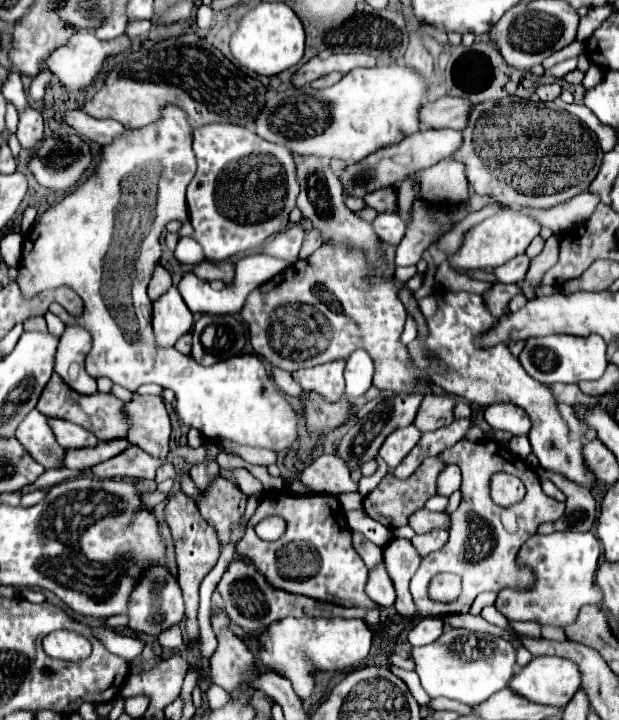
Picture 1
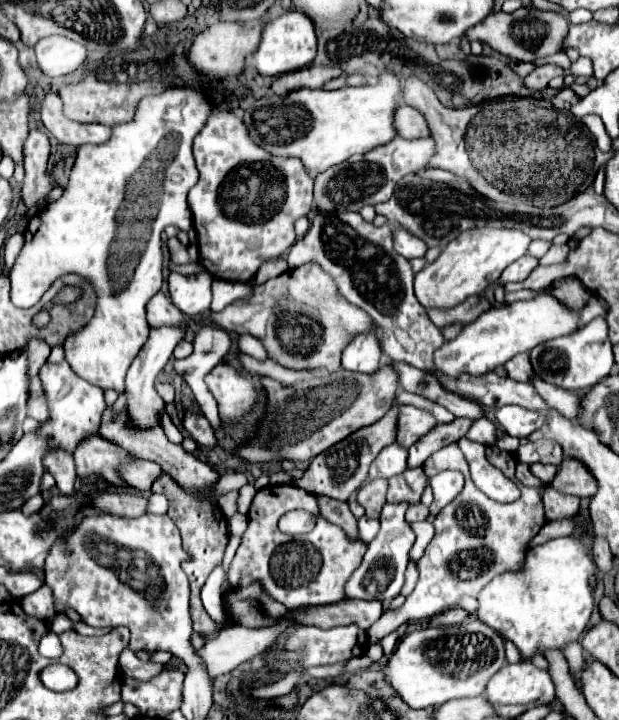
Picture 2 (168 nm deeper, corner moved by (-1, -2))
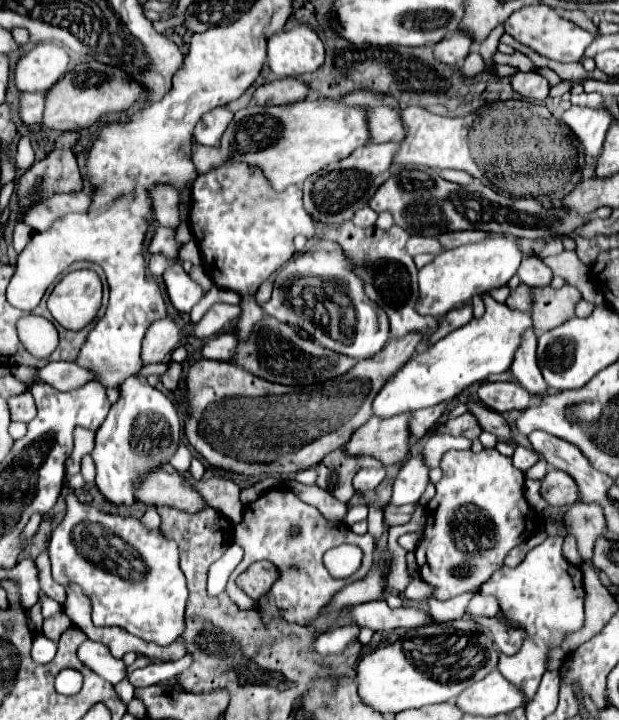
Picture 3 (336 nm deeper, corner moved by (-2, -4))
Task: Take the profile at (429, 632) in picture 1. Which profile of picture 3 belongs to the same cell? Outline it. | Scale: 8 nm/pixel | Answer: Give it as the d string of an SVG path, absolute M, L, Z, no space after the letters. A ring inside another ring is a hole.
M475 596L471 602L469 602L469 606L467 606L467 610L471 612L471 614L483 614L483 616L497 616L497 602L491 598L491 596Z

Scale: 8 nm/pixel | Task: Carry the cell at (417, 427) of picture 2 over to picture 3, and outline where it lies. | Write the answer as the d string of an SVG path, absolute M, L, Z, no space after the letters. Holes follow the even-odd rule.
M409 414L391 418L373 416L343 446L353 456L373 456L385 466L405 460L409 452Z

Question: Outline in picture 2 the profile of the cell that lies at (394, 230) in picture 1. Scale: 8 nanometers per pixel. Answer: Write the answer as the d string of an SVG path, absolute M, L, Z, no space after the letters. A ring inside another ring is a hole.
M394 230L394 246L396 252L402 254L404 258L422 258L424 252L428 250L424 242L420 242L420 238L416 238L414 234L408 234L406 230Z

